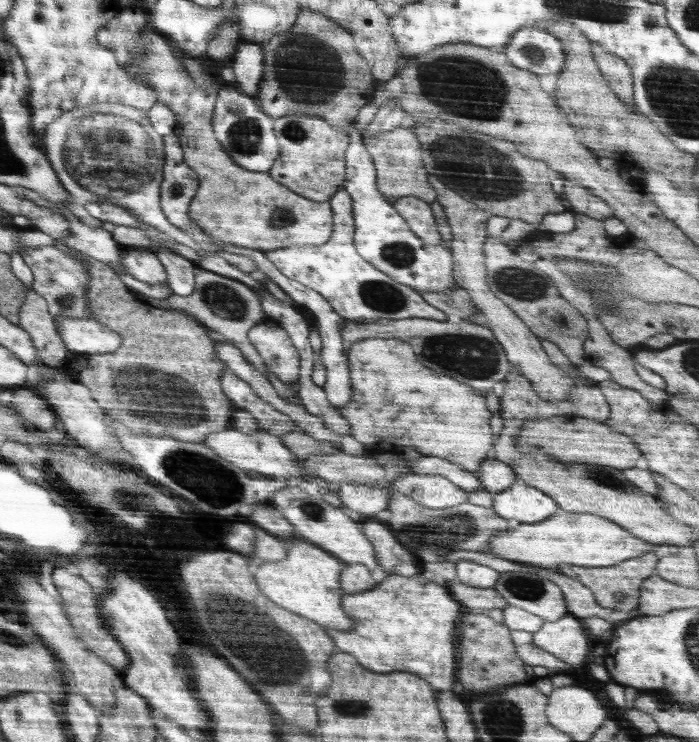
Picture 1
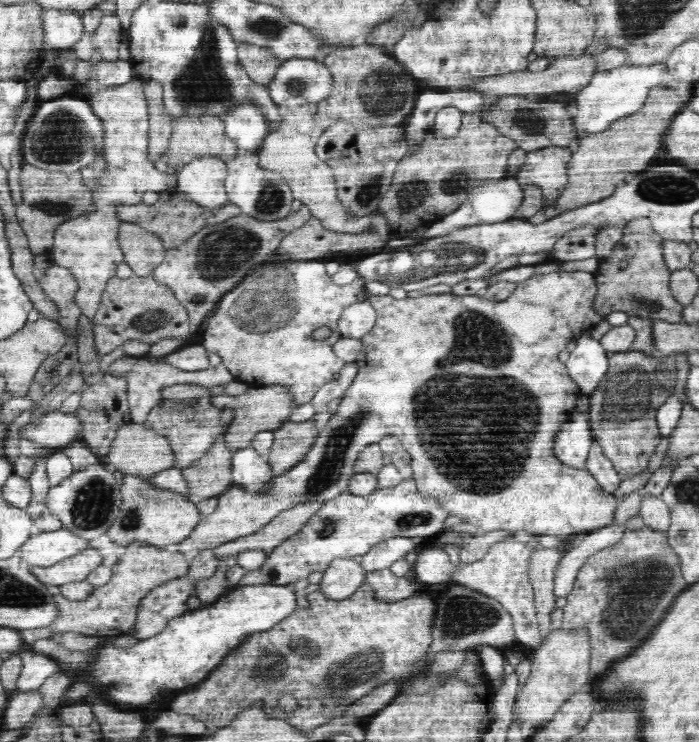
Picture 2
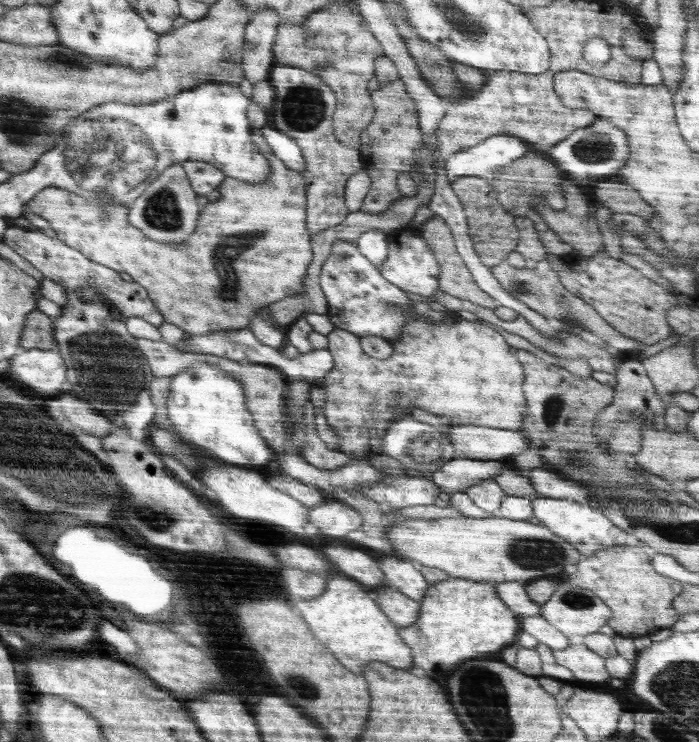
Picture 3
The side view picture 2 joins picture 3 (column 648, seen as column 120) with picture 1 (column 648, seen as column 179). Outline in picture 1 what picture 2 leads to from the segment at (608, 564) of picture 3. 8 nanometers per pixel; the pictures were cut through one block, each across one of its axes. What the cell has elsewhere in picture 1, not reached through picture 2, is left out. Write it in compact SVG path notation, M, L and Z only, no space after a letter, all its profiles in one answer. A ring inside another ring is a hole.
M644 553L635 559L628 559L626 562L615 564L606 568L584 568L584 566L572 565L573 572L587 589L590 589L596 597L596 602L602 607L629 611L637 608L640 597L640 586L643 580L655 574L655 567L658 566L659 555L654 553ZM622 592L623 599L616 599L614 594Z

